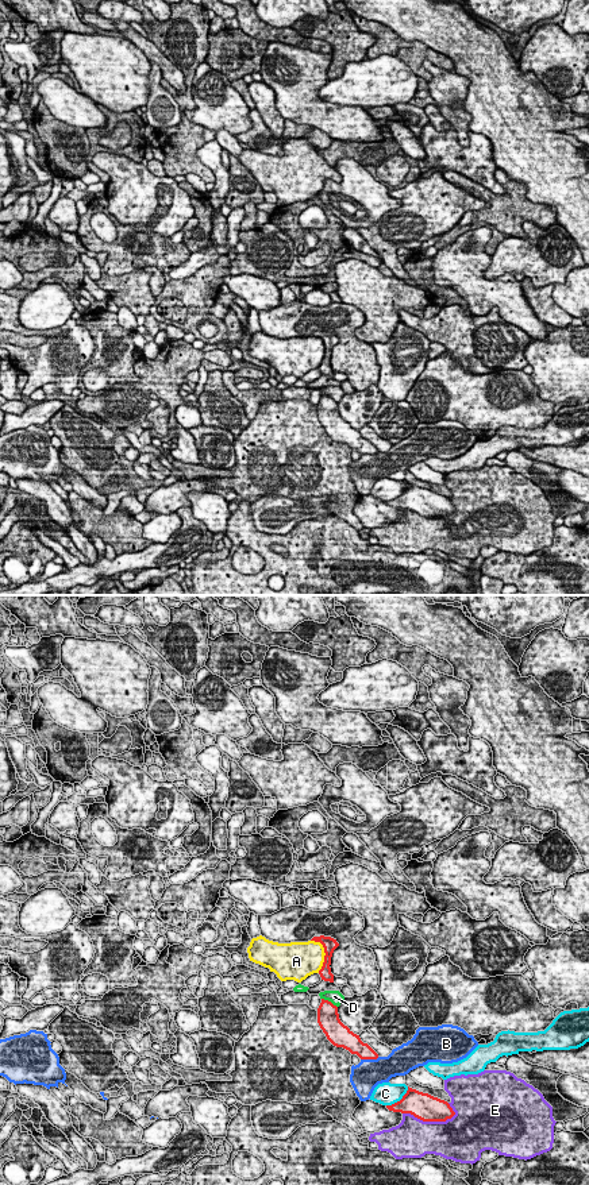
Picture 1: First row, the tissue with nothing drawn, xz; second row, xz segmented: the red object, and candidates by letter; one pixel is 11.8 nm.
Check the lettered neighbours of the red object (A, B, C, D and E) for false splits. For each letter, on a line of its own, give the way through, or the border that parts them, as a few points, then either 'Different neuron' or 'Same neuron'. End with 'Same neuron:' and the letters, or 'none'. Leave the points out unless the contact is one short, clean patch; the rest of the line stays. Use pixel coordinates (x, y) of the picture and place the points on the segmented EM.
A: Different neuron
B: Different neuron
C: Different neuron
D: Different neuron
E: Different neuron
Same neuron: none

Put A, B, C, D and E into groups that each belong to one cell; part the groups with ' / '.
A / B / C / D / E

